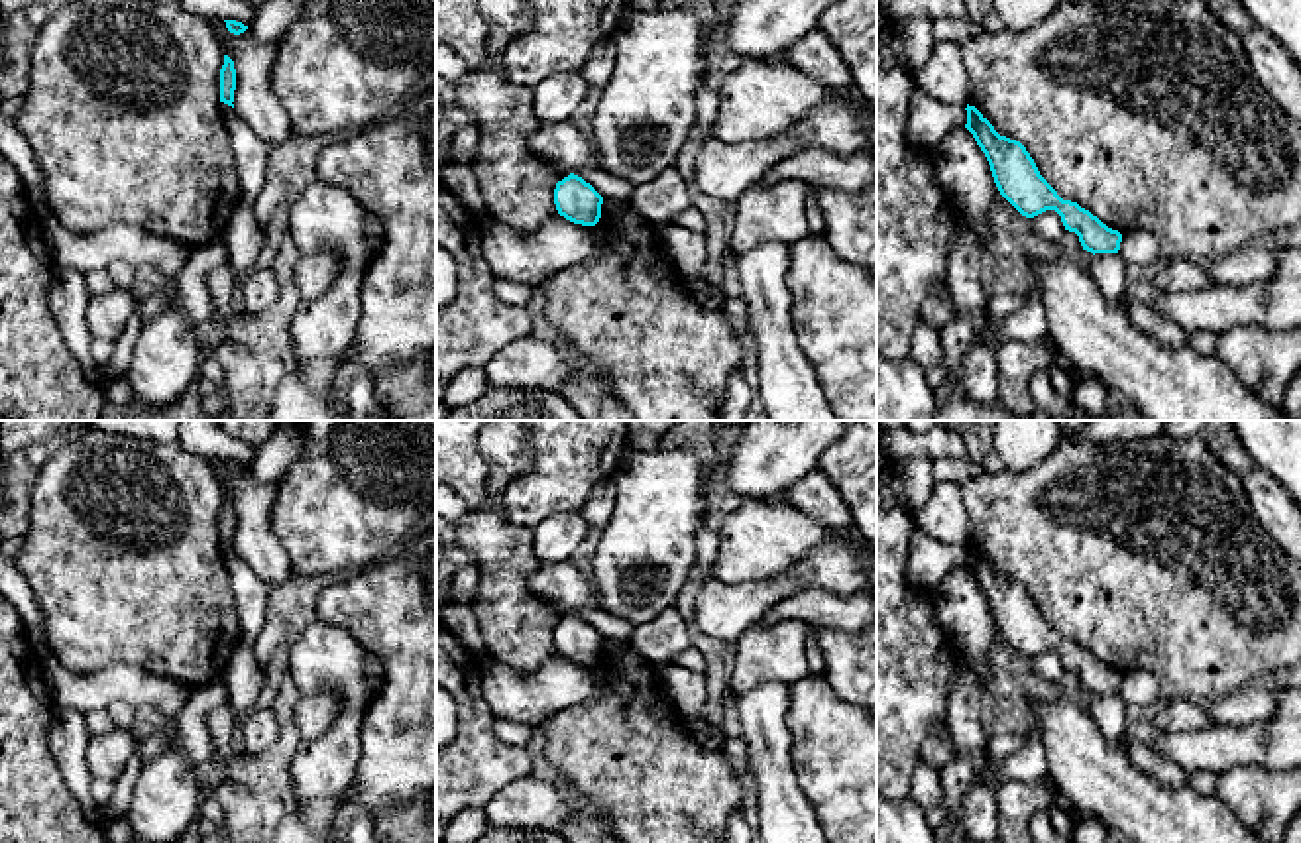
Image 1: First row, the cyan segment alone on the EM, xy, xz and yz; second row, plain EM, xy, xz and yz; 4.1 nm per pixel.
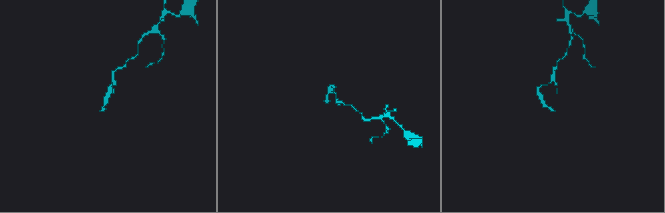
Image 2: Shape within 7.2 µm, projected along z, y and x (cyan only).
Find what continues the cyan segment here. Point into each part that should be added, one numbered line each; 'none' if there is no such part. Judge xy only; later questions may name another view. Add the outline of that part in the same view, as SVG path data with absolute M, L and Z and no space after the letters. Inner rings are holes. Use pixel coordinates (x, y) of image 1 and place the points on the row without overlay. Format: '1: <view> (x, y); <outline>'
none

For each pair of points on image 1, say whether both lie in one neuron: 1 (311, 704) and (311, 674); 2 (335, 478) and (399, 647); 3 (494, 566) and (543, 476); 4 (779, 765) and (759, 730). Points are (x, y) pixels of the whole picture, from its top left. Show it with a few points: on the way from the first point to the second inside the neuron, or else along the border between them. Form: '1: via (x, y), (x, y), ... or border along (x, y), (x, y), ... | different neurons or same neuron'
1: border along (303, 690), (335, 688), (342, 704) | different neurons
2: border along (392, 553), (372, 564), (337, 576) | different neurons
3: border along (474, 507), (496, 505), (511, 521), (531, 529) | different neurons
4: via (771, 757), (767, 737) | same neuron

